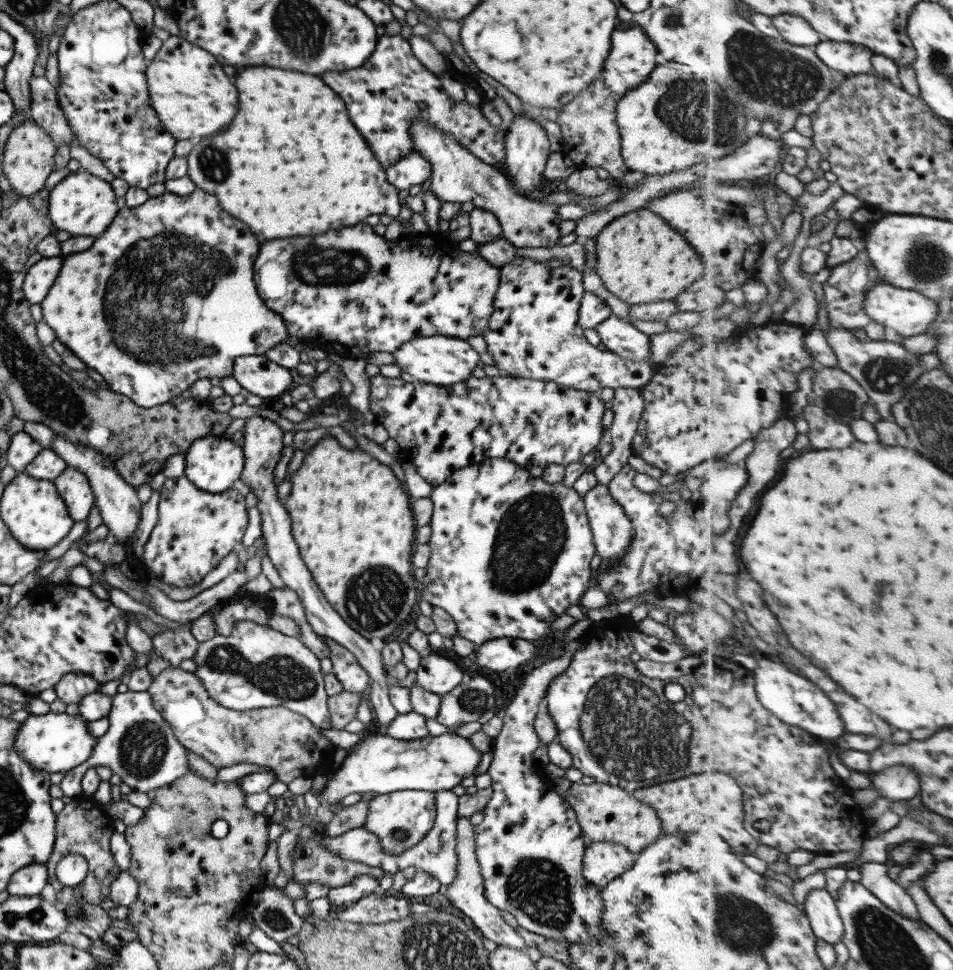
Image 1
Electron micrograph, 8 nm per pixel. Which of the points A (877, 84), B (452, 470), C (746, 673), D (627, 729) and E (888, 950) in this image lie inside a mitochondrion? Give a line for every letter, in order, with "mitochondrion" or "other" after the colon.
A: other
B: other
C: other
D: mitochondrion
E: mitochondrion

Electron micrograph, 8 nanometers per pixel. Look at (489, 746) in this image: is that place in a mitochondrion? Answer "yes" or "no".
no

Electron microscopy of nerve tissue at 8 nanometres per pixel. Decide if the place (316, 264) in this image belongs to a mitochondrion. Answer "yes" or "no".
yes

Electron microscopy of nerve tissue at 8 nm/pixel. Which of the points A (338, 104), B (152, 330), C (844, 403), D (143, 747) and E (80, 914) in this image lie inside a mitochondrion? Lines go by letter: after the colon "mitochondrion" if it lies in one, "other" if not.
A: other
B: mitochondrion
C: mitochondrion
D: mitochondrion
E: mitochondrion

